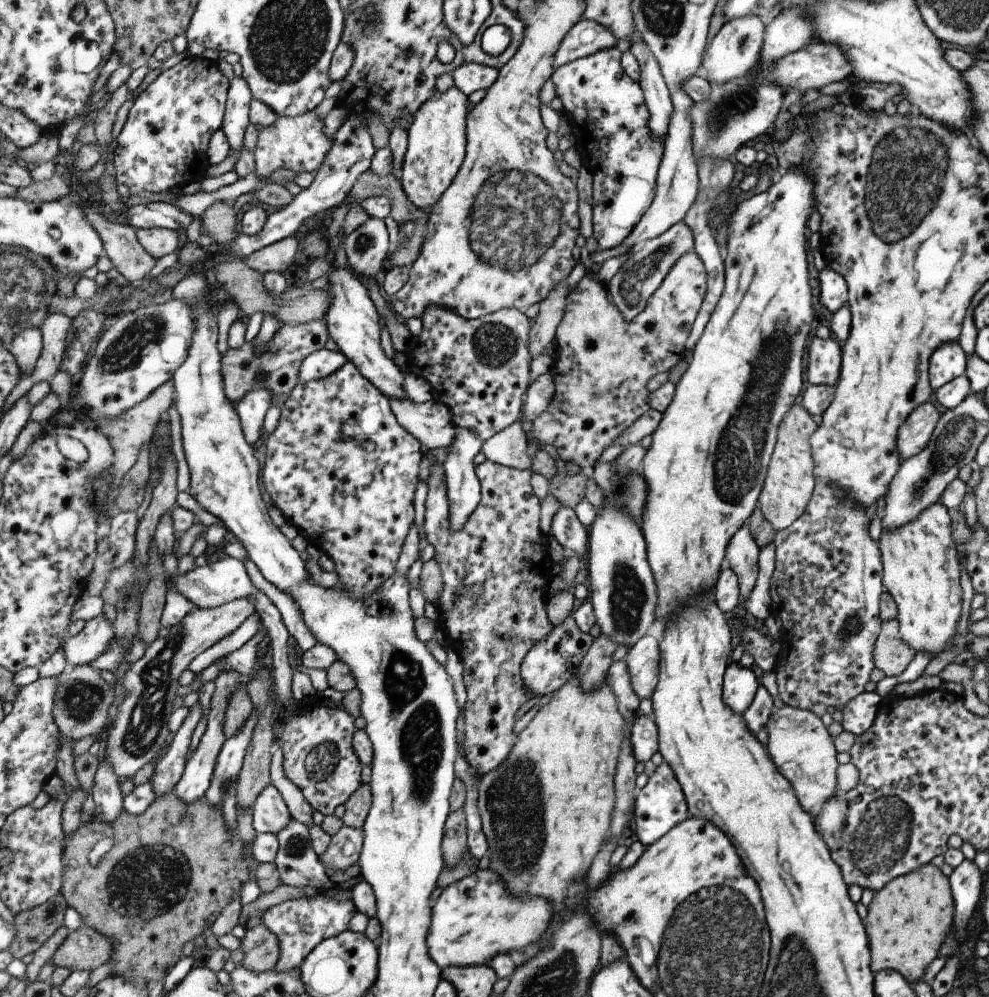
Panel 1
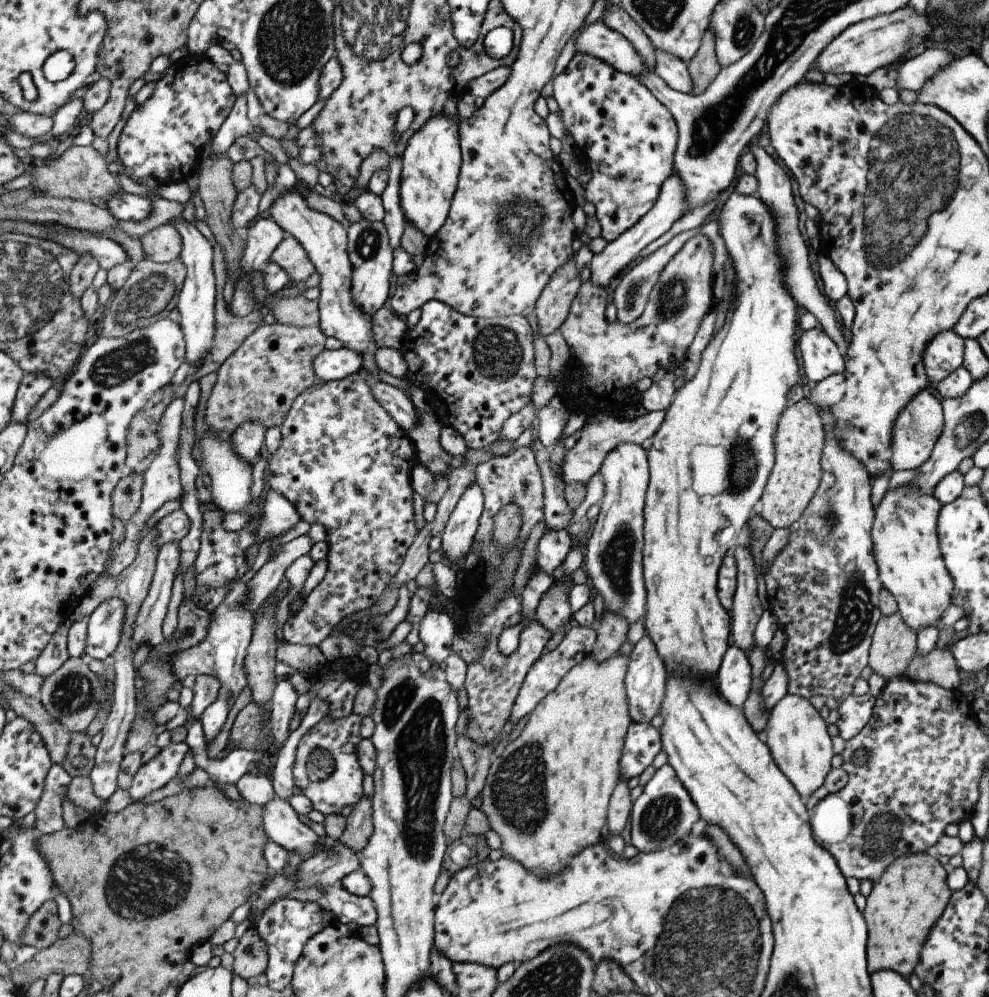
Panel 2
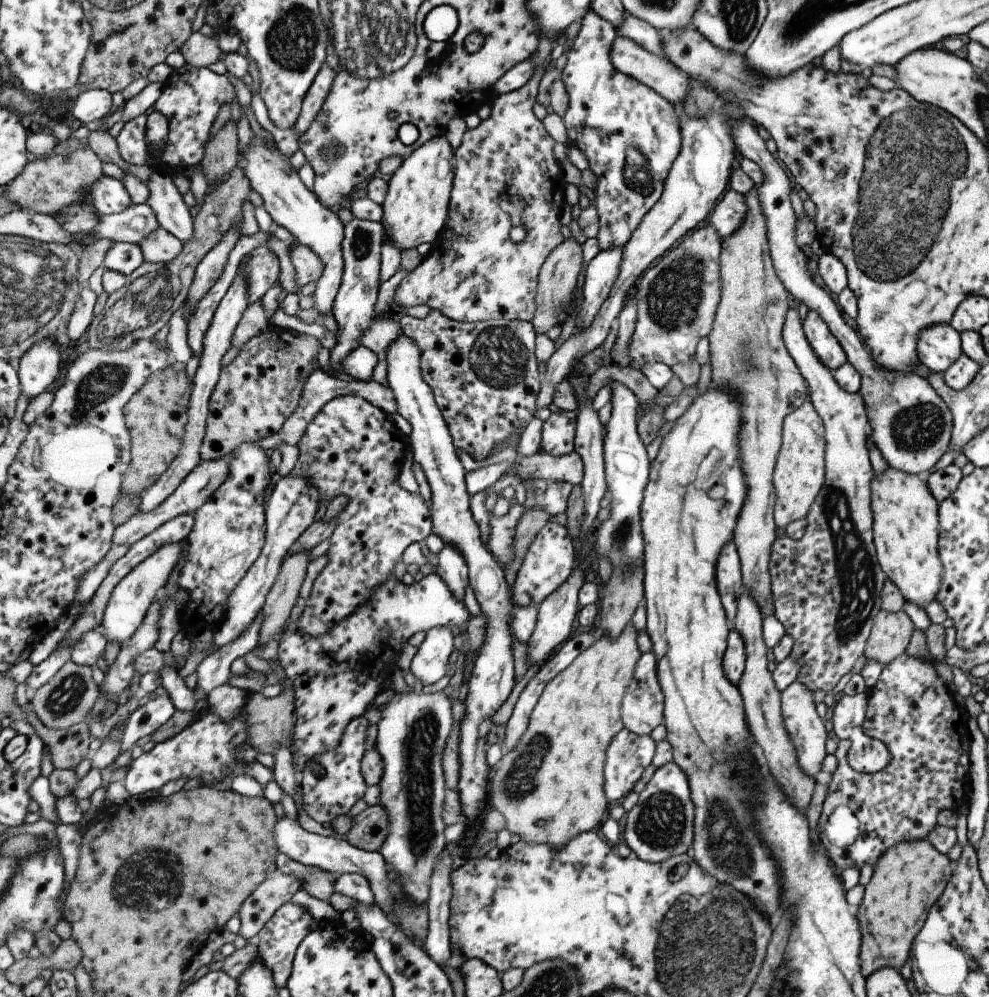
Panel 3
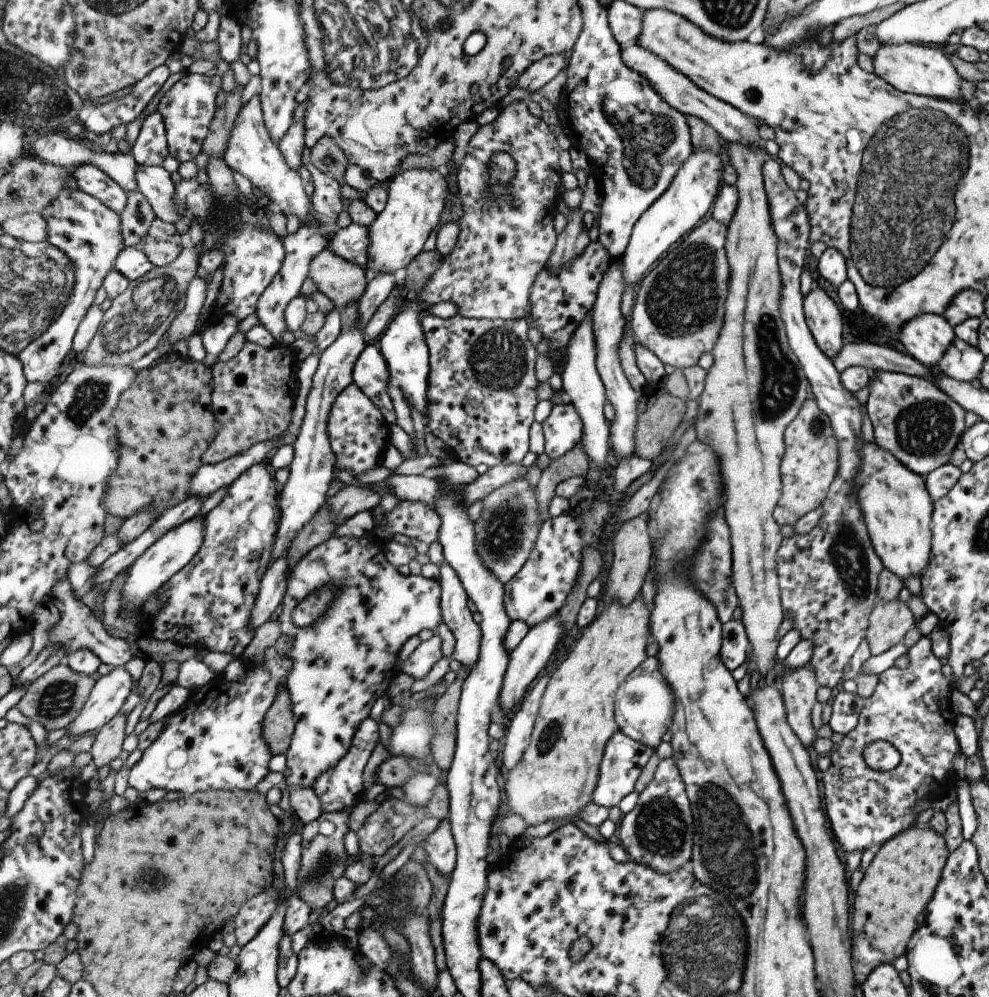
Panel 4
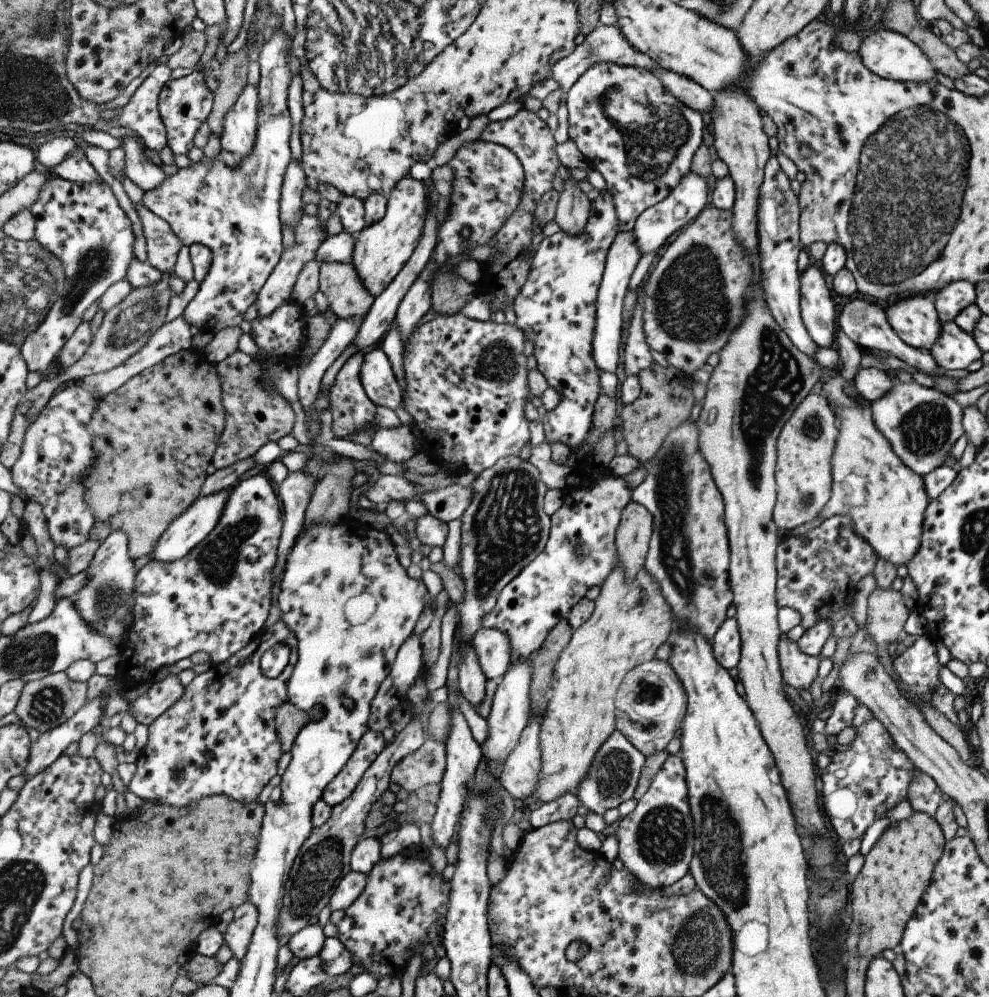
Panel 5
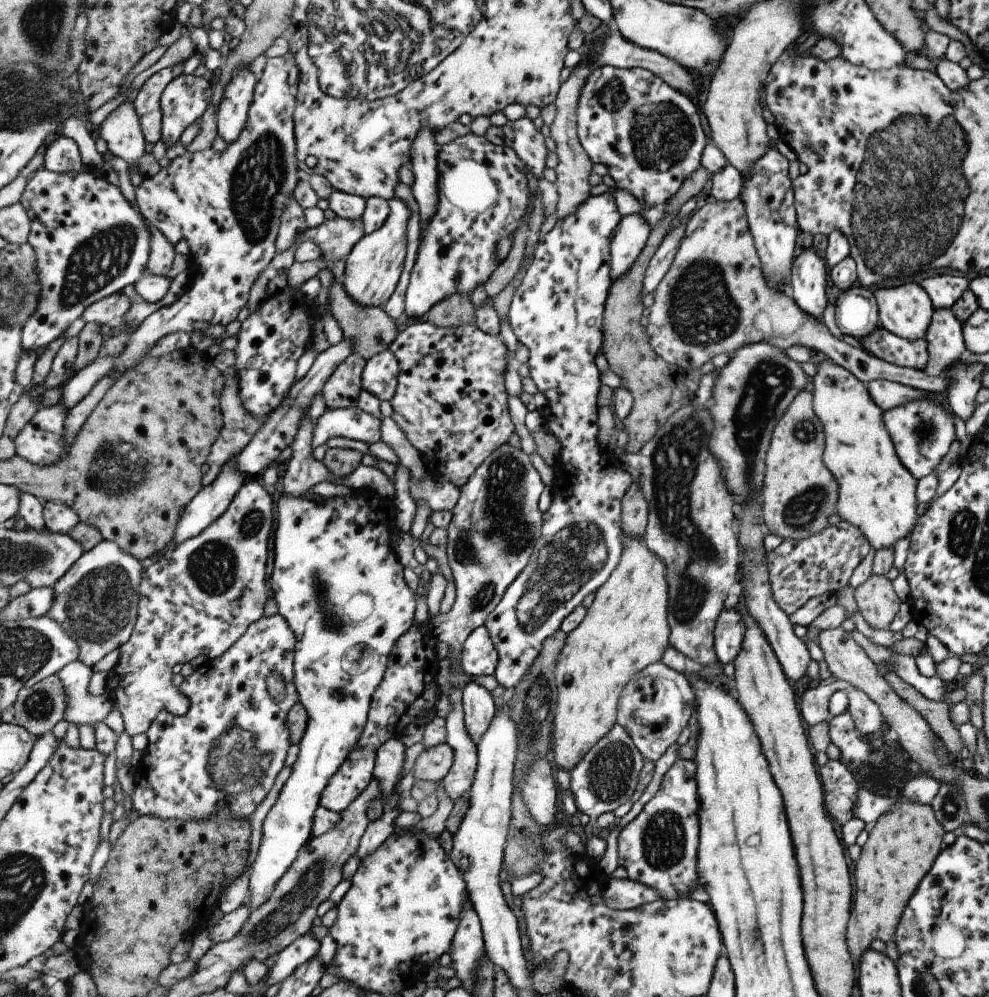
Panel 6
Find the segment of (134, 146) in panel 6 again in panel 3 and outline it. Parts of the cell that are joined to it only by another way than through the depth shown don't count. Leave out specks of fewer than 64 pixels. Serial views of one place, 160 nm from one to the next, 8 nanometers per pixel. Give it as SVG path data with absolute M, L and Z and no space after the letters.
M151 169L147 184L150 195L146 202L155 211L160 226L182 241L190 241L193 238L195 218L191 216L183 194L177 190L173 176Z

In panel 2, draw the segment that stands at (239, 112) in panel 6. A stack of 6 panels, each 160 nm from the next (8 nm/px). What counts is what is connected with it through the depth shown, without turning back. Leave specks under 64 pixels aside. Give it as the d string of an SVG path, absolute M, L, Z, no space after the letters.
M292 188L274 200L269 212L287 234L295 235L301 242L321 276L320 295L317 298L320 302L321 330L341 341L343 346L359 351L364 356L366 371L372 374L379 372L380 368L375 362L378 346L373 338L372 317L365 315L354 303L354 270L348 253L348 229L339 220L311 208L303 194Z

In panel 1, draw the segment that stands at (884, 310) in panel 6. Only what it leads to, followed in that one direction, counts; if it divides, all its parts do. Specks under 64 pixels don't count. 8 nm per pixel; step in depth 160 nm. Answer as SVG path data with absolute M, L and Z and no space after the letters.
M957 341L944 342L929 358L929 386L934 391L955 377L964 375L966 354Z

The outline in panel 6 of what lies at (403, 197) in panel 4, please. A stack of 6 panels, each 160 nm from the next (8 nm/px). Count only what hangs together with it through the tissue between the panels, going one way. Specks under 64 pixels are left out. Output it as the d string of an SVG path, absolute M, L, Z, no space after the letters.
M393 197L389 202L389 218L382 229L366 234L346 258L345 290L355 302L366 307L383 307L394 296L402 278L408 253L408 224L411 211L408 204Z

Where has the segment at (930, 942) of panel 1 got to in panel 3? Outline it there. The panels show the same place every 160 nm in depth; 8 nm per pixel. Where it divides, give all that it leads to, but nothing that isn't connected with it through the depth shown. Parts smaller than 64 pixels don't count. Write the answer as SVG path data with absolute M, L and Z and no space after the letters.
M926 838L898 842L879 855L871 878L864 886L863 900L857 908L861 932L859 966L863 976L885 967L899 971L909 958L913 937L923 926L928 910L947 884L951 874L949 862L948 856L935 850Z

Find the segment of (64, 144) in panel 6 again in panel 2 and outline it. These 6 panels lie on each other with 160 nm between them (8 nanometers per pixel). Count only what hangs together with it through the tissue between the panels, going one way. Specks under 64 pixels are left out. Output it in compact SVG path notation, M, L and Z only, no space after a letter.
M119 191L108 198L107 209L117 221L142 221L150 213L152 202L151 198Z

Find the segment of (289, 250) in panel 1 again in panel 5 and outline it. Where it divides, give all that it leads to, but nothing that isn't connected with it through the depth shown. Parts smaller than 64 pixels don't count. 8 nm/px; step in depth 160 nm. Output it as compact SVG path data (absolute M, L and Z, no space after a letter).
M351 262L321 263L320 290L339 319L363 319L376 301Z

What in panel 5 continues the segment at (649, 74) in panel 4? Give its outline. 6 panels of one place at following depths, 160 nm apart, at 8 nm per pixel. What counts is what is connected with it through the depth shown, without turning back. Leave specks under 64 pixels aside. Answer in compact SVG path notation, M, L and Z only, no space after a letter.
M652 69L651 72L661 81L661 84L668 90L679 102L682 102L690 109L700 112L706 112L710 115L712 107L712 94L701 88L696 82L684 76L675 74L665 69Z

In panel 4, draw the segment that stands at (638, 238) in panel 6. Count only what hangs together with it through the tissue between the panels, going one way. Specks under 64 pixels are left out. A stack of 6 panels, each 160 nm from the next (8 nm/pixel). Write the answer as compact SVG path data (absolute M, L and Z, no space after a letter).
M621 257L613 258L606 272L602 274L601 284L597 290L597 300L594 301L593 313L590 314L590 323L594 332L595 368L604 386L606 399L614 408L613 422L609 422L608 439L611 441L613 456L617 461L622 456L634 456L633 431L636 423L636 402L639 397L639 394L636 394L629 386L618 359L618 344L625 326L628 325L627 318L619 311L619 302L621 302L624 288Z

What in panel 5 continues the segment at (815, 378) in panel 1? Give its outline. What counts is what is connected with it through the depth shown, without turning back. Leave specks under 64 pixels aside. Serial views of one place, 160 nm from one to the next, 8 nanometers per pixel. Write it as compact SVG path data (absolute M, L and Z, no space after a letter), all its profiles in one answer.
M811 263L799 275L800 319L817 347L835 346L835 308L817 266Z

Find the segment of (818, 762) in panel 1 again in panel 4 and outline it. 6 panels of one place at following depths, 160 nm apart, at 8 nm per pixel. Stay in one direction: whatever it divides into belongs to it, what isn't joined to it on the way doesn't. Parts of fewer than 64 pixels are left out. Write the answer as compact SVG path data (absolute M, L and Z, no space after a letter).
M807 664L796 669L787 669L778 675L781 678L780 695L787 724L807 750L817 738L816 730L811 727L809 718L811 706L816 701L815 692L818 687L814 670Z

